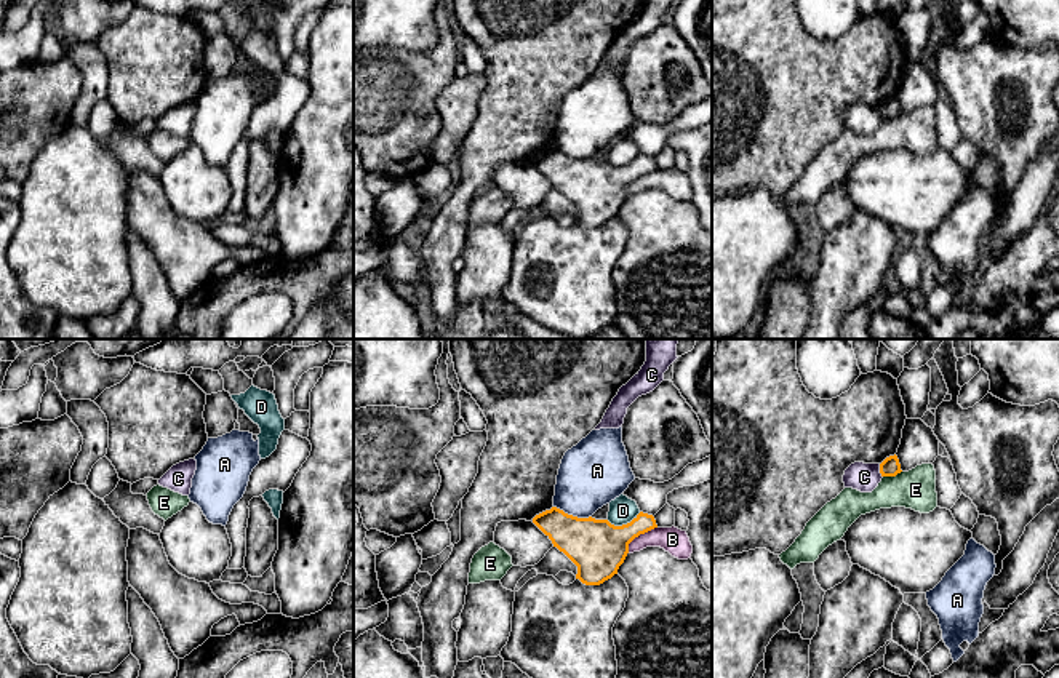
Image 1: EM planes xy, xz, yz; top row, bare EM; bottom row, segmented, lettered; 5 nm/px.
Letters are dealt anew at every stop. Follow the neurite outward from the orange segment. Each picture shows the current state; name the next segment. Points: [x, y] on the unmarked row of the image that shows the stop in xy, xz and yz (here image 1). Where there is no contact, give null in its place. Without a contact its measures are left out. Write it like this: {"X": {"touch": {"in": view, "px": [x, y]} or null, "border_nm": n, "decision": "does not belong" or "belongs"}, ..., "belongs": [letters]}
{"A": {"touch": {"in": "xz", "px": [571, 157]}, "border_nm": 200, "decision": "does not belong"}, "B": {"touch": {"in": "xz", "px": [639, 176]}, "border_nm": 200, "decision": "does not belong"}, "C": {"touch": {"in": "yz", "px": [880, 112]}, "border_nm": 70, "decision": "does not belong"}, "D": {"touch": {"in": "xz", "px": [623, 167]}, "border_nm": 180, "decision": "does not belong"}, "E": {"touch": {"in": "yz", "px": [891, 117]}, "border_nm": 100, "decision": "does not belong"}, "belongs": []}

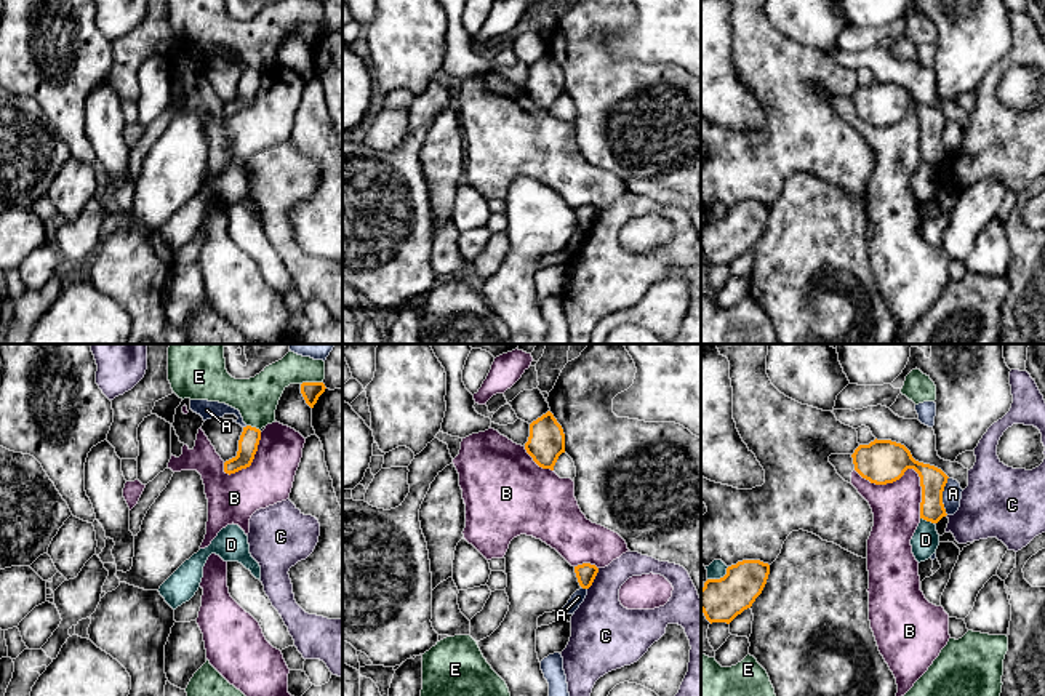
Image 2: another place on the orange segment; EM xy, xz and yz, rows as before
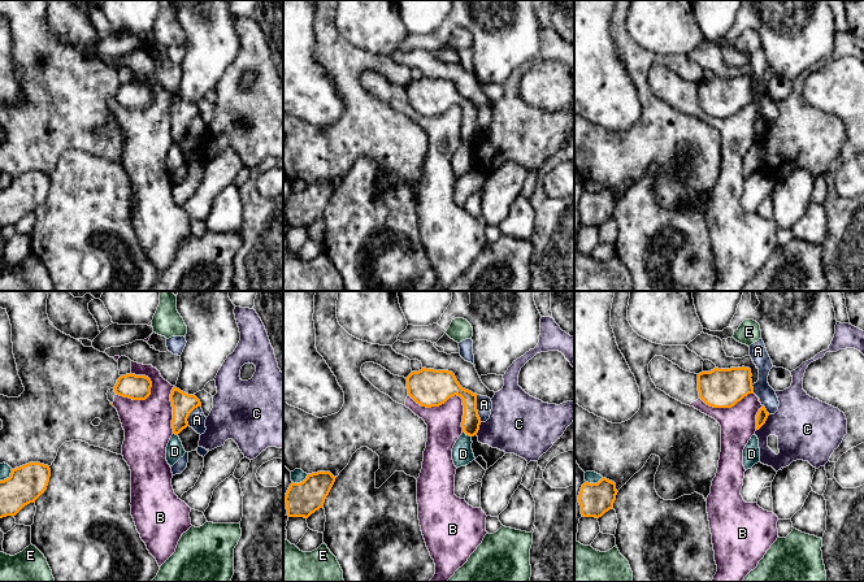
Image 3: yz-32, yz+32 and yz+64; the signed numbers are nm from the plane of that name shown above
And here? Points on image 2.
{"A": {"touch": {"in": "yz", "px": [941, 138]}, "border_nm": 190, "decision": "does not belong"}, "B": {"touch": {"in": "yz", "px": [908, 109]}, "border_nm": 420, "decision": "does not belong"}, "C": {"touch": {"in": "xz", "px": [594, 220]}, "border_nm": 130, "decision": "does not belong"}, "D": {"touch": {"in": "yz", "px": [927, 162]}, "border_nm": 80, "decision": "does not belong"}, "E": {"touch": {"in": "xy", "px": [311, 24]}, "border_nm": 110, "decision": "does not belong"}, "belongs": []}

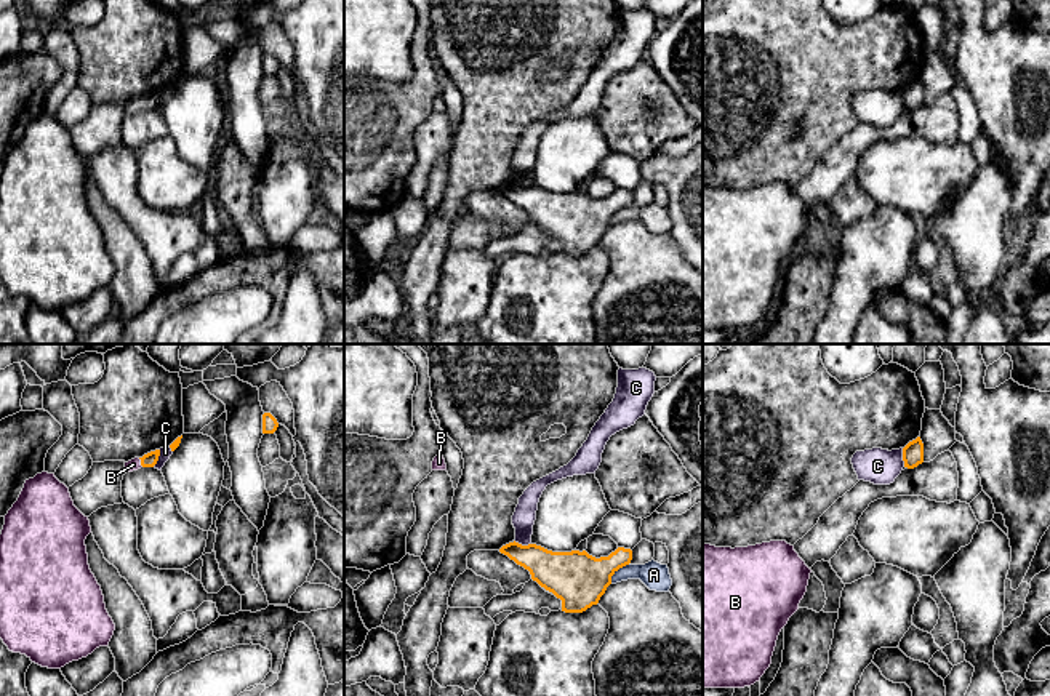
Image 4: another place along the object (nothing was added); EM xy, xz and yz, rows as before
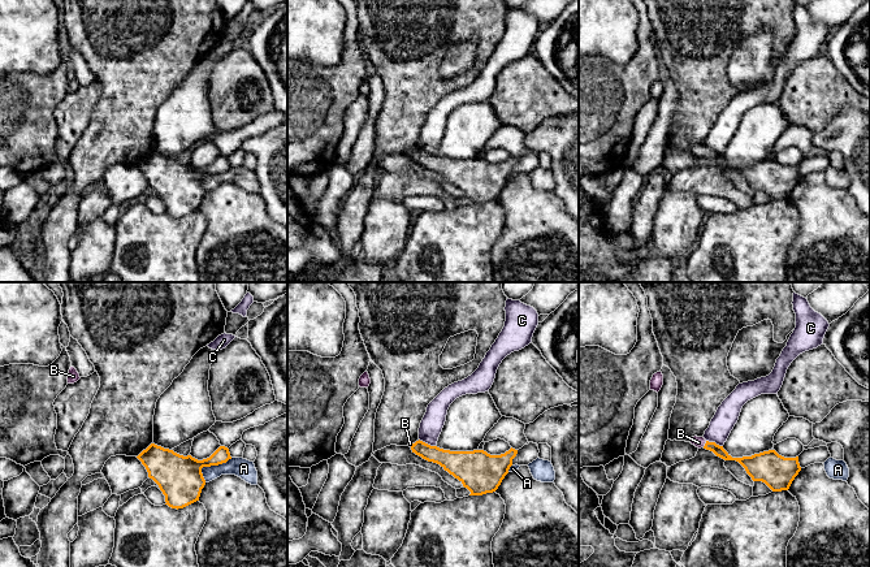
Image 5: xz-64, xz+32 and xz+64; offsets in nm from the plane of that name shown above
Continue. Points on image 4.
{"A": {"touch": {"in": "xz", "px": [617, 212]}, "border_nm": 150, "decision": "does not belong"}, "B": {"touch": {"in": "xy", "px": [141, 104]}, "border_nm": 50, "decision": "belongs"}, "C": {"touch": {"in": "yz", "px": [903, 100]}, "border_nm": 100, "decision": "does not belong"}, "belongs": ["B"]}

